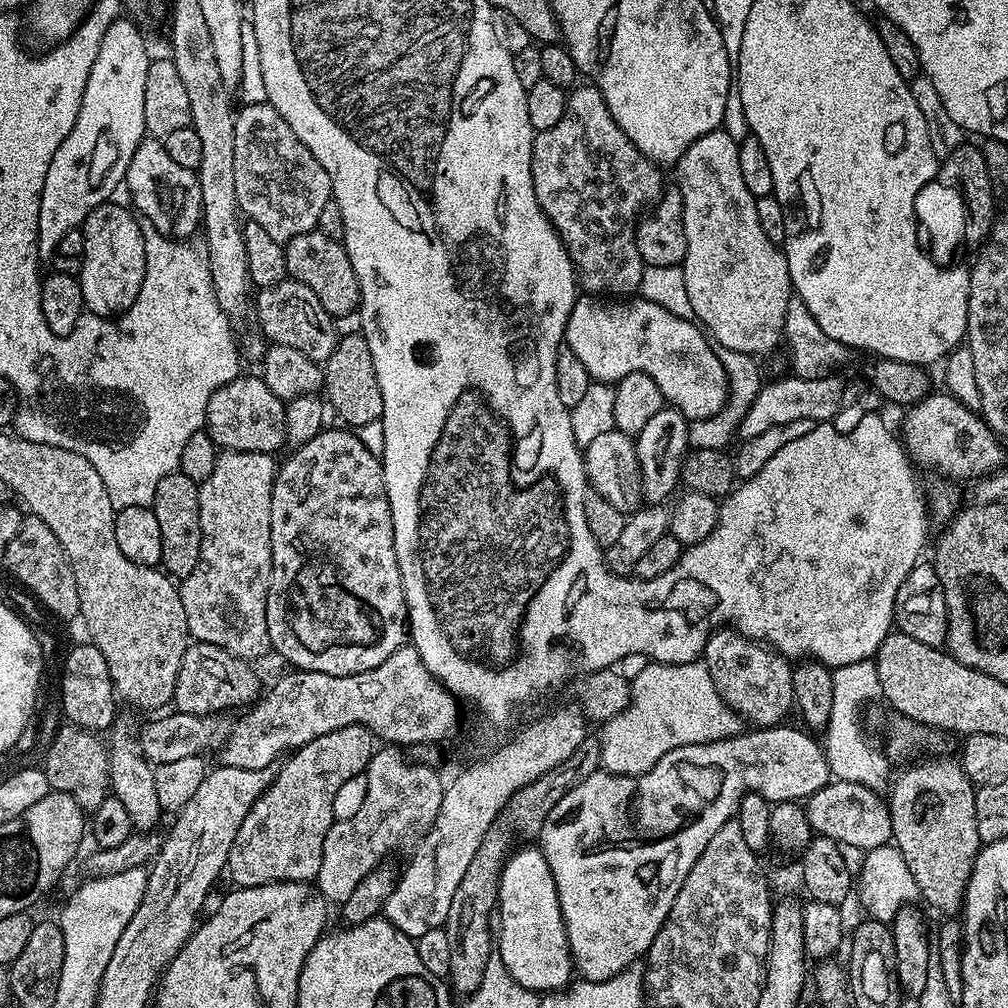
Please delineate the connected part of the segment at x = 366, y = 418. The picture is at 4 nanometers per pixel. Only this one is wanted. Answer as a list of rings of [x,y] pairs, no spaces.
[[[341,335],[334,352],[322,364],[323,395],[331,411],[333,408],[345,420],[341,421],[352,430],[358,430],[366,426],[366,422],[374,422],[382,417],[382,390],[378,386],[378,374],[374,374],[374,358],[370,358],[370,346],[364,335],[355,335]]]

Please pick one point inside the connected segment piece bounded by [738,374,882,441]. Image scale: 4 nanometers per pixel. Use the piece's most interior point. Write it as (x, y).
(792, 398)

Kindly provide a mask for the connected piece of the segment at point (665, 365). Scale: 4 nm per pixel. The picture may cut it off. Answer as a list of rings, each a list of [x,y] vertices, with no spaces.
[[[580,294],[566,322],[564,344],[574,350],[574,355],[581,360],[582,366],[586,366],[593,381],[615,385],[617,380],[626,378],[626,374],[645,372],[658,382],[658,390],[662,390],[665,401],[677,408],[689,422],[705,420],[724,409],[724,403],[728,401],[728,375],[720,361],[720,353],[710,343],[705,329],[687,315],[679,316],[676,312],[679,311],[643,298],[612,299]]]

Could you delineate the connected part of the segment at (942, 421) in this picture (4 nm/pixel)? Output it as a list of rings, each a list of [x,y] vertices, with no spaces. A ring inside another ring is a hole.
[[[933,391],[911,405],[904,416],[902,443],[913,465],[933,468],[944,476],[979,478],[994,473],[1005,463],[1005,445],[1001,444],[983,416],[966,407],[947,391]]]

